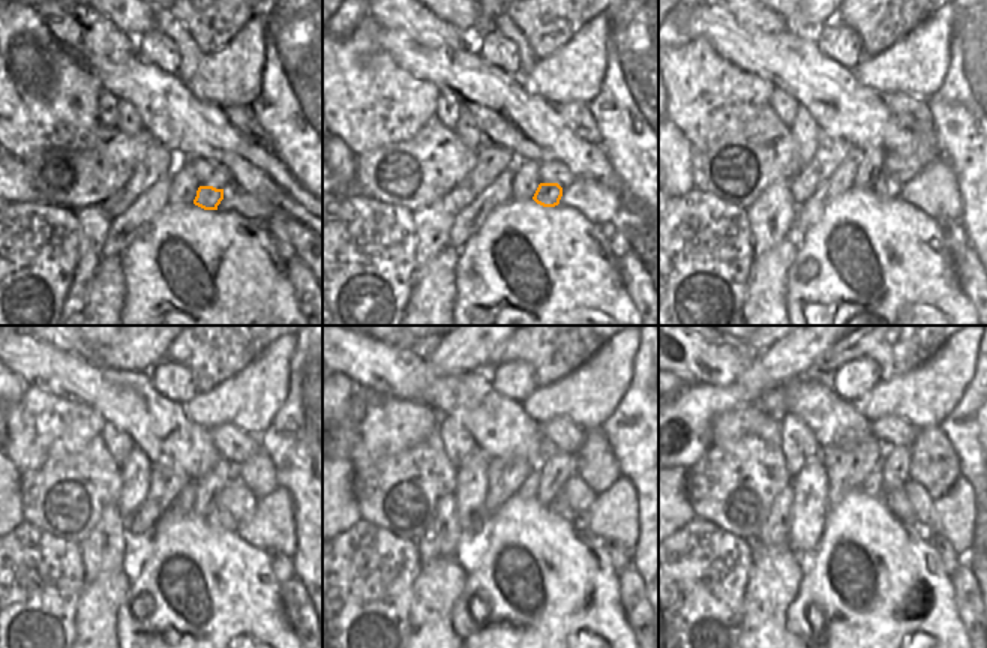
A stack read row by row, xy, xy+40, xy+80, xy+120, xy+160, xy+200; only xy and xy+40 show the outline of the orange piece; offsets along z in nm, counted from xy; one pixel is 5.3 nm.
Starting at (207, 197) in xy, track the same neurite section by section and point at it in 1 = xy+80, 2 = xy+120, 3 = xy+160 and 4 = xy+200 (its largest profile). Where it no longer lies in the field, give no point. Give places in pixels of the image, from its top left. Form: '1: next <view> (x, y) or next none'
1: next xy+80 (885, 186)
2: next xy+120 (218, 518)
3: next xy+160 (560, 506)
4: next xy+200 (897, 501)

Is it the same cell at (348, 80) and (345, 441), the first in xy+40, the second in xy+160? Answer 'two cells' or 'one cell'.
two cells

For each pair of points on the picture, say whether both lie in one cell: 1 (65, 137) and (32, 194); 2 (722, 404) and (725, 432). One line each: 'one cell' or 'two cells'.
1: two cells
2: two cells

